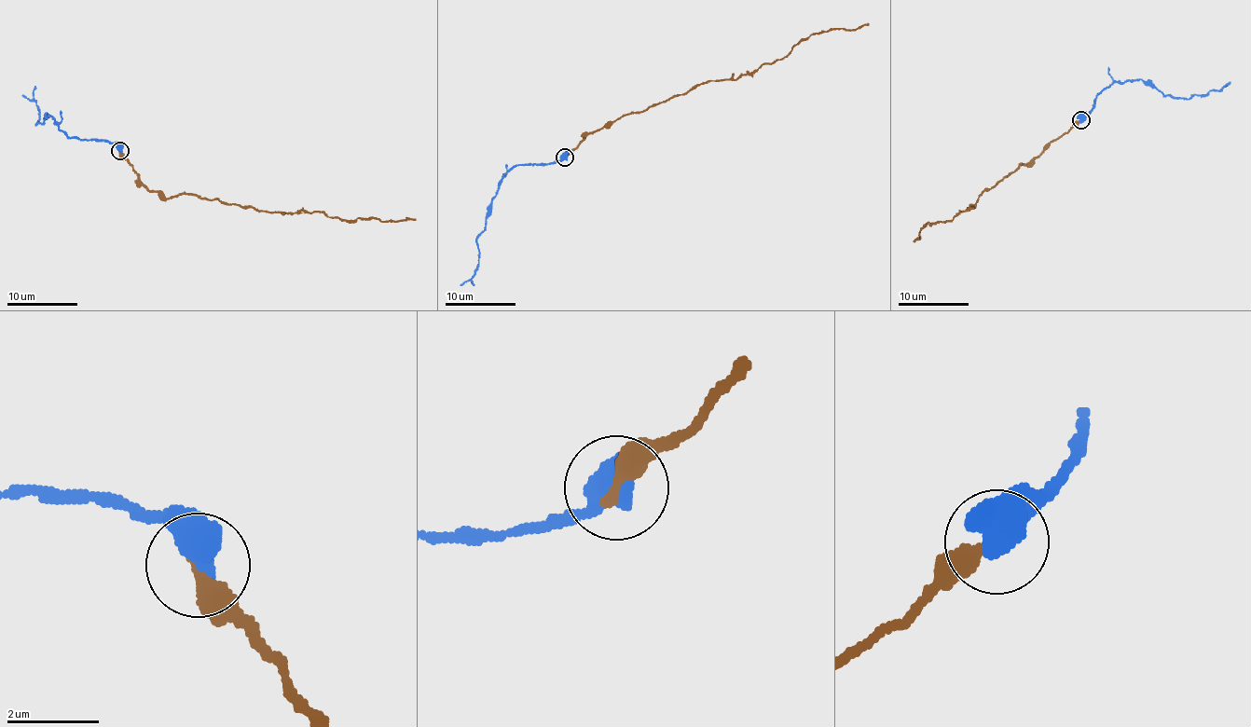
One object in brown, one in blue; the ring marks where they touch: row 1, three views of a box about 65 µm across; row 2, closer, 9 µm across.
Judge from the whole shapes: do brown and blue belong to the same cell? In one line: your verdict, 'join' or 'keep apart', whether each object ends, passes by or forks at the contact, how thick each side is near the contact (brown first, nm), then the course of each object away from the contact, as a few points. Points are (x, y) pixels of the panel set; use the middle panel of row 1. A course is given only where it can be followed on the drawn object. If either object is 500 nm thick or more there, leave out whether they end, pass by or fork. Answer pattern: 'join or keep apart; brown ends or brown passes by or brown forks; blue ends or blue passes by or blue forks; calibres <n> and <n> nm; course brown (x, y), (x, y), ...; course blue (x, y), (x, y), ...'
join; calibres 360 and 700 nm; course brown (565, 156), (587, 135), (631, 112), (642, 112), (711, 80), (755, 72), (811, 34), (855, 30), (868, 23); course blue (565, 156), (550, 163), (516, 165), (502, 176), (486, 227), (476, 240), (478, 269), (471, 281), (474, 285)

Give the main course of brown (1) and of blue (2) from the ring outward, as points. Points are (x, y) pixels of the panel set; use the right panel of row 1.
1: (1080, 120), (978, 198), (973, 210), (959, 210), (950, 222), (927, 222), (919, 240), (914, 240)
2: (1080, 120), (1092, 109), (1097, 93), (1114, 82), (1139, 78), (1162, 94), (1174, 97), (1207, 95), (1230, 82)

